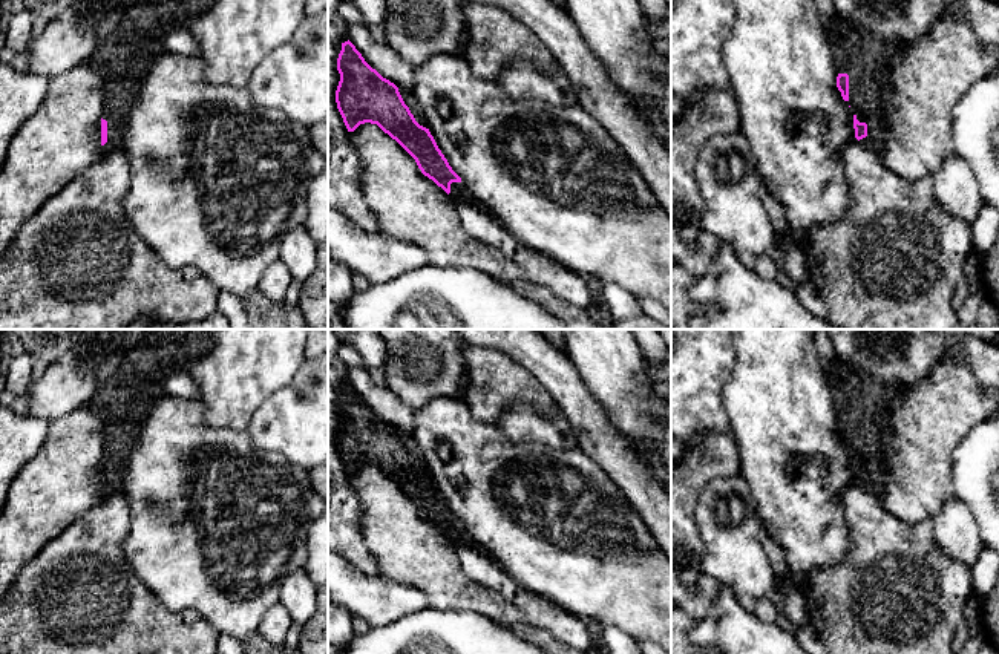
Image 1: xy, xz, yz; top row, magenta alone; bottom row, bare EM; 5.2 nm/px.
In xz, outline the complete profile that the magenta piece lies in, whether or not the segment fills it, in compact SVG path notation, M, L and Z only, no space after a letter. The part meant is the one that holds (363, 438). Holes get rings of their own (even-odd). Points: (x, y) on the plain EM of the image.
M349 383L342 386L337 414L340 424L336 446L348 475L365 466L377 467L415 502L421 516L457 547L480 550L449 508L429 472L415 464L398 430L372 412Z

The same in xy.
M149 329L130 357L89 400L89 406L104 421L104 453L101 461L101 489L104 495L120 493L127 458L136 441L138 427L150 406L159 400L164 381L178 372L188 372L192 363L213 345L211 329Z

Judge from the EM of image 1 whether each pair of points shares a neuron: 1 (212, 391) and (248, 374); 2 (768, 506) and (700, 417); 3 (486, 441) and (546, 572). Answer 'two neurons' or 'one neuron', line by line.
1: one neuron
2: two neurons
3: one neuron

